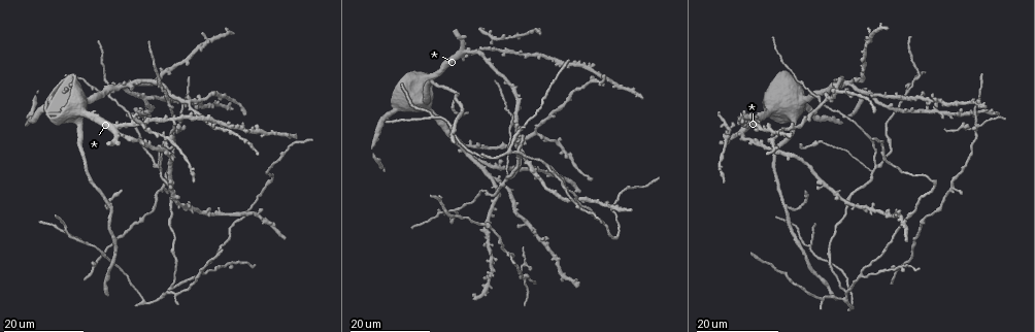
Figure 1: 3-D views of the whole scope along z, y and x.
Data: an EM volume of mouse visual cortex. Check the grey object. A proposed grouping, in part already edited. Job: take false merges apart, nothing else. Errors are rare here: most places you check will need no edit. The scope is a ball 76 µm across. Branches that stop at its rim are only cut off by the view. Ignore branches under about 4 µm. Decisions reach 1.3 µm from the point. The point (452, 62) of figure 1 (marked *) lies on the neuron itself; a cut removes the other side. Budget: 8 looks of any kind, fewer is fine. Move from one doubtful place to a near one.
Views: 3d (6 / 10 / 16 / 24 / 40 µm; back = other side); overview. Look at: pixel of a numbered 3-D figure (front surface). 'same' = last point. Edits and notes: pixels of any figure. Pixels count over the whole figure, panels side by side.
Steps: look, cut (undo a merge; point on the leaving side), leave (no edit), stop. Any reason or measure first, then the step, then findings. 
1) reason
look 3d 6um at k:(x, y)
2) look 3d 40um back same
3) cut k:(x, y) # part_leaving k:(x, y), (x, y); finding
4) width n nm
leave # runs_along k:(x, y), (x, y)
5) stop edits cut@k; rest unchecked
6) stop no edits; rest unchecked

three arms meet
look 3d 24um at 1:(789, 205)

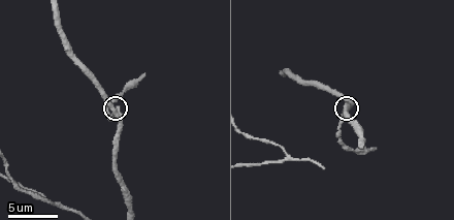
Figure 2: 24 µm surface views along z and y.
look 3d 6um same

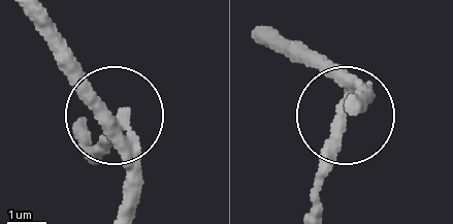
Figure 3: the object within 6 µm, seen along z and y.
cut 3:(104, 148) # a second neuron is stuck on

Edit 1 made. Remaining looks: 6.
look overview

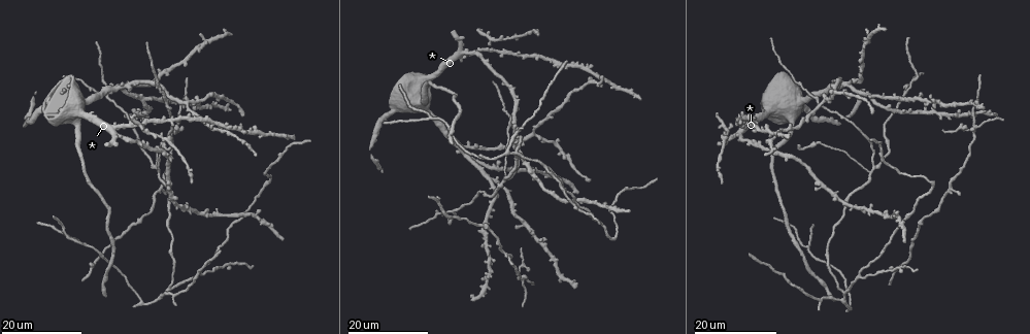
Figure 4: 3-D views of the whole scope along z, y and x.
a fork
look 3d 24um at 4:(428, 117)

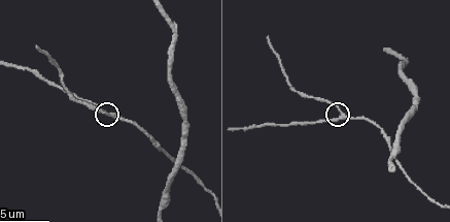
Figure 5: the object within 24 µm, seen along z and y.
look 3d 10um at 5:(341, 115)

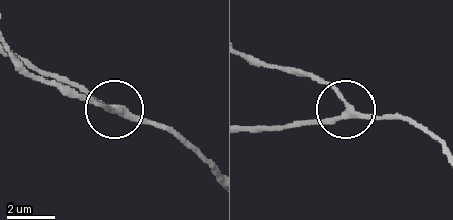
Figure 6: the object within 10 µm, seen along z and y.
arms 3
leave # runs_along 6:(441, 143), (411, 123), (352, 112), (300, 123); continuous, no second neuron

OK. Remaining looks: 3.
small branch off a trunk
look 3d 24um at 4:(453, 210)

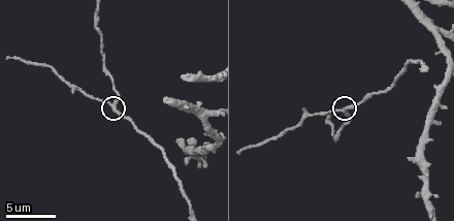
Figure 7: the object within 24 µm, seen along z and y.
look 3d 10um at 7:(113, 105)

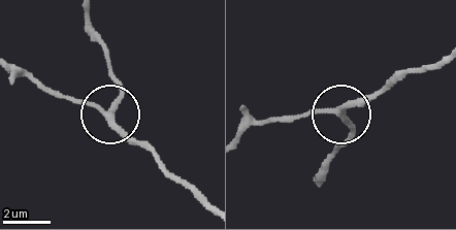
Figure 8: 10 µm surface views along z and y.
width 230 nm
leave # all the same neuron

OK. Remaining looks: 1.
stop edits cut@3; rest unchecked

